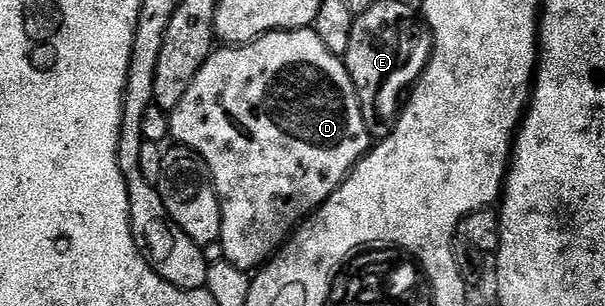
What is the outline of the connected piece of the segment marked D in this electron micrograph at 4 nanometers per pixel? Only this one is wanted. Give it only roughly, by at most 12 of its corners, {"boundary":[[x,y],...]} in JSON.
{"boundary":[[313,27],[218,46],[170,113],[247,274],[370,151]]}

